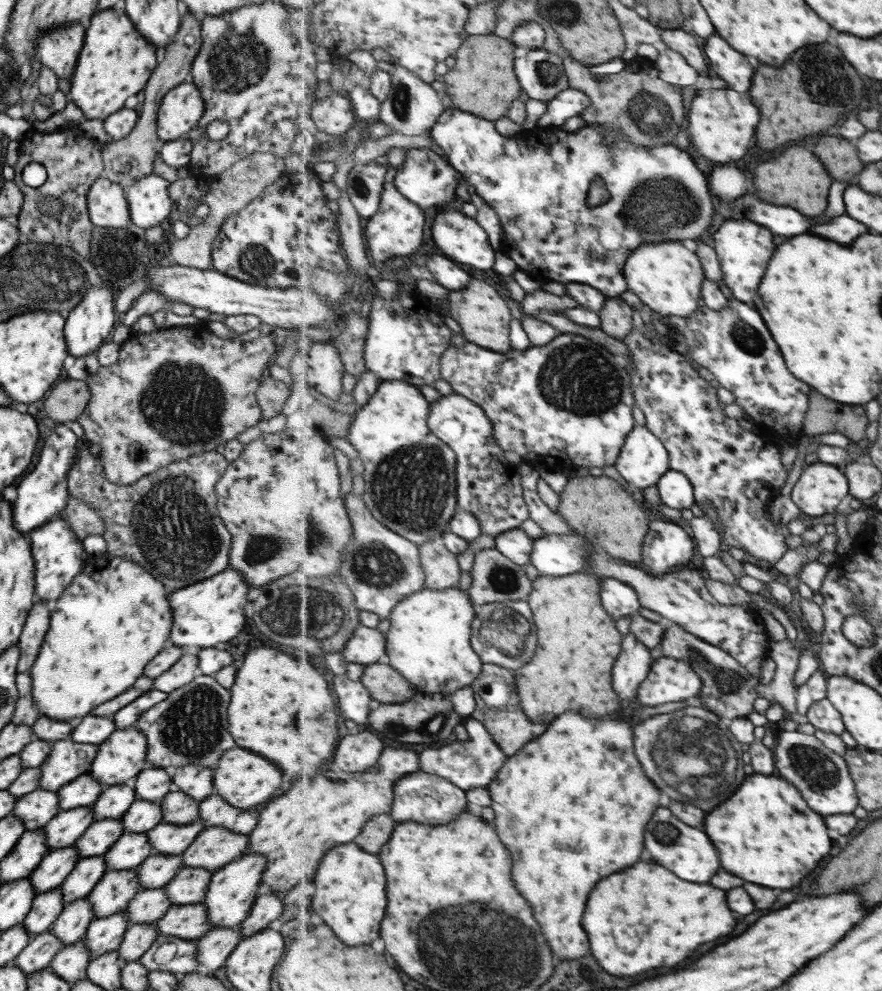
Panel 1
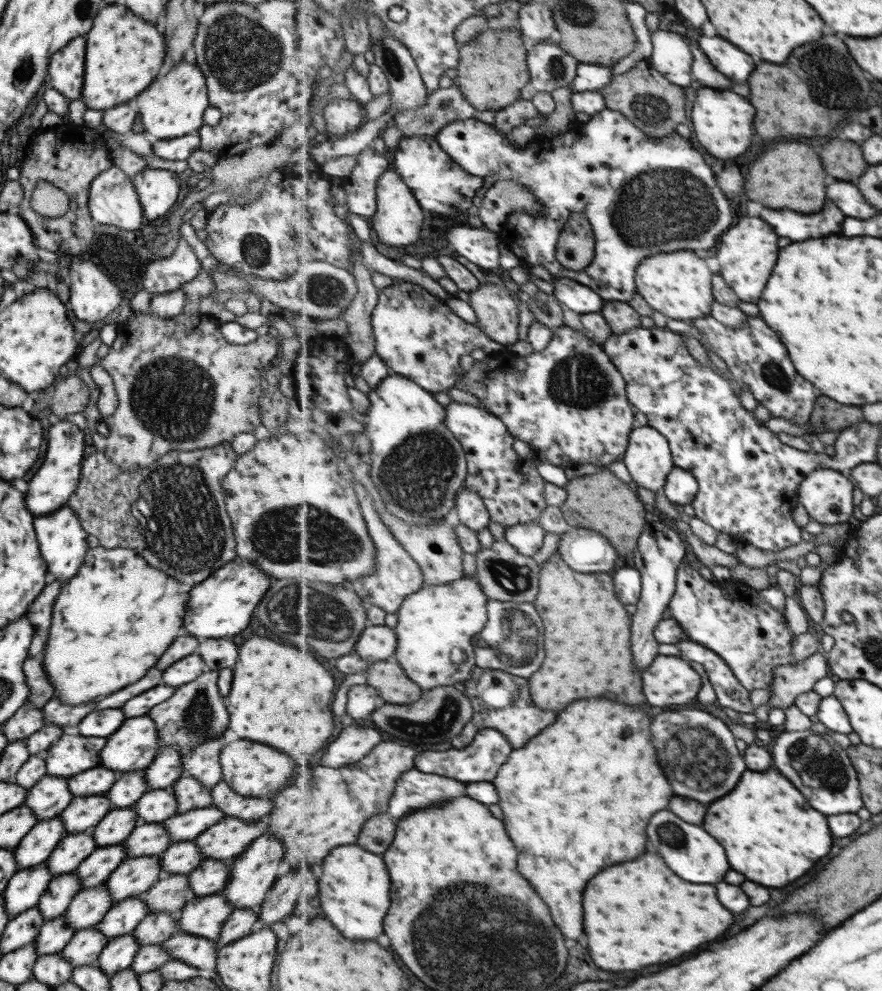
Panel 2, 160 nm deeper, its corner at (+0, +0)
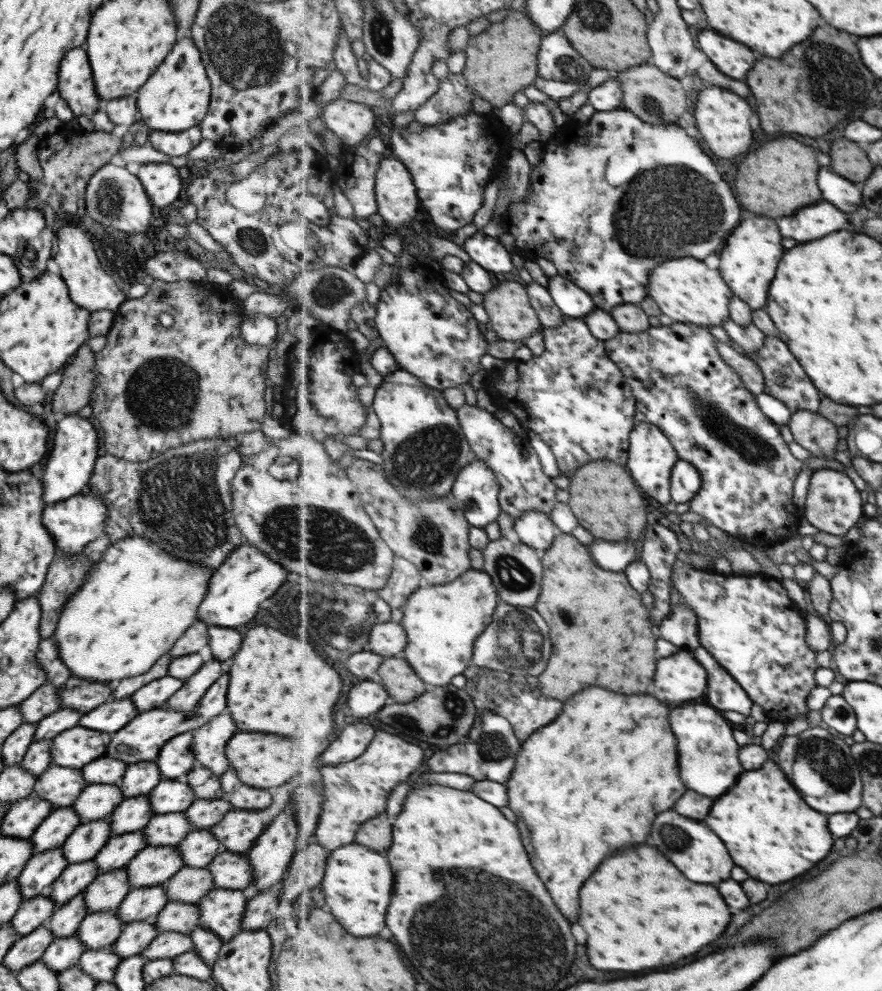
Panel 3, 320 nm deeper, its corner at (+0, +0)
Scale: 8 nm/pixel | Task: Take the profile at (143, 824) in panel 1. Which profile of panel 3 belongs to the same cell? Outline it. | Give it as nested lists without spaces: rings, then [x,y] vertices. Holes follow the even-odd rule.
[[[165,778],[147,796],[153,814],[183,813],[195,799],[187,783]]]

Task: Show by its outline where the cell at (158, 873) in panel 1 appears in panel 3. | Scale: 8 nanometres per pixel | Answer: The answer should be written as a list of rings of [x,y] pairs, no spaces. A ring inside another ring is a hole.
[[[208,829],[190,830],[176,845],[180,859],[183,859],[185,865],[189,865],[191,868],[206,868],[211,862],[211,859],[222,850],[219,841],[211,834]]]

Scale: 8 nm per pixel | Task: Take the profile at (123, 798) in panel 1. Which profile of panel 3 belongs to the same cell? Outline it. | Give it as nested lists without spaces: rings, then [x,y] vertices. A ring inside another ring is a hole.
[[[155,761],[135,762],[126,766],[119,787],[124,798],[133,798],[147,795],[162,779]]]

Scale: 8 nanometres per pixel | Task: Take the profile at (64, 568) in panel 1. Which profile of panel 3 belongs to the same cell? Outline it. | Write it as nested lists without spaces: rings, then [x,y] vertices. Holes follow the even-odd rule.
[[[85,487],[76,495],[43,507],[41,522],[55,543],[57,553],[64,555],[81,553],[88,542],[105,533],[106,504],[101,498],[101,492],[97,491],[97,495],[91,495],[87,489],[89,488]]]

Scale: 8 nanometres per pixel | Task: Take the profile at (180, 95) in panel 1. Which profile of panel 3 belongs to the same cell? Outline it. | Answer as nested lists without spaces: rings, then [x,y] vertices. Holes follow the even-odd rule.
[[[181,38],[136,92],[137,115],[149,131],[181,132],[198,126],[207,112],[210,82],[192,39]]]

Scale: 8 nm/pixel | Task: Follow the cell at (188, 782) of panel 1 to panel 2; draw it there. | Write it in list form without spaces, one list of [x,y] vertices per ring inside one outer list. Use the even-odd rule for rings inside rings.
[[[223,735],[204,740],[194,746],[181,758],[183,775],[196,778],[205,788],[211,789],[214,784],[222,780],[218,755],[223,746]]]

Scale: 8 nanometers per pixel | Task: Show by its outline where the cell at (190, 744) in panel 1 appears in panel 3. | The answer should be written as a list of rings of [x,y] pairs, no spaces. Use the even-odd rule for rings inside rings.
[[[215,658],[207,660],[189,680],[183,681],[183,685],[166,701],[165,707],[194,718],[195,708],[201,696],[204,696],[203,692],[225,672],[227,666],[223,662]]]

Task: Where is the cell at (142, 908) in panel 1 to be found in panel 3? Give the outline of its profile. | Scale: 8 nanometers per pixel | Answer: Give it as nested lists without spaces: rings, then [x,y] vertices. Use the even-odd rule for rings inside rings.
[[[183,865],[169,880],[163,882],[166,902],[197,904],[214,888],[211,873],[206,868]]]

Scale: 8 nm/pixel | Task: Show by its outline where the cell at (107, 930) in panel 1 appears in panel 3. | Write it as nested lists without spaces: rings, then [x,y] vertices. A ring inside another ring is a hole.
[[[162,885],[131,888],[114,911],[122,924],[151,920],[166,904]]]

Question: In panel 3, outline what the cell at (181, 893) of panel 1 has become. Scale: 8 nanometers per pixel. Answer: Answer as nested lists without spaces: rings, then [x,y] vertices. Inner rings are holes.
[[[220,850],[206,869],[211,873],[214,888],[244,892],[252,885],[252,864],[249,864],[247,852]]]

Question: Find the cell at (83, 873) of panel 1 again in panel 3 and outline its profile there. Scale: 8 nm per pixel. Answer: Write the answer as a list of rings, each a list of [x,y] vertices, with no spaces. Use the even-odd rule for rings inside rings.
[[[140,829],[119,836],[111,835],[92,860],[97,865],[98,874],[103,874],[125,867],[147,845],[146,838]]]

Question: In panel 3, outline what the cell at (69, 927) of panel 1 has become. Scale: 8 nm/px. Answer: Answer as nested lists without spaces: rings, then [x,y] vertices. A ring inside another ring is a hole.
[[[124,867],[98,874],[82,891],[86,914],[91,911],[115,911],[130,889]]]

